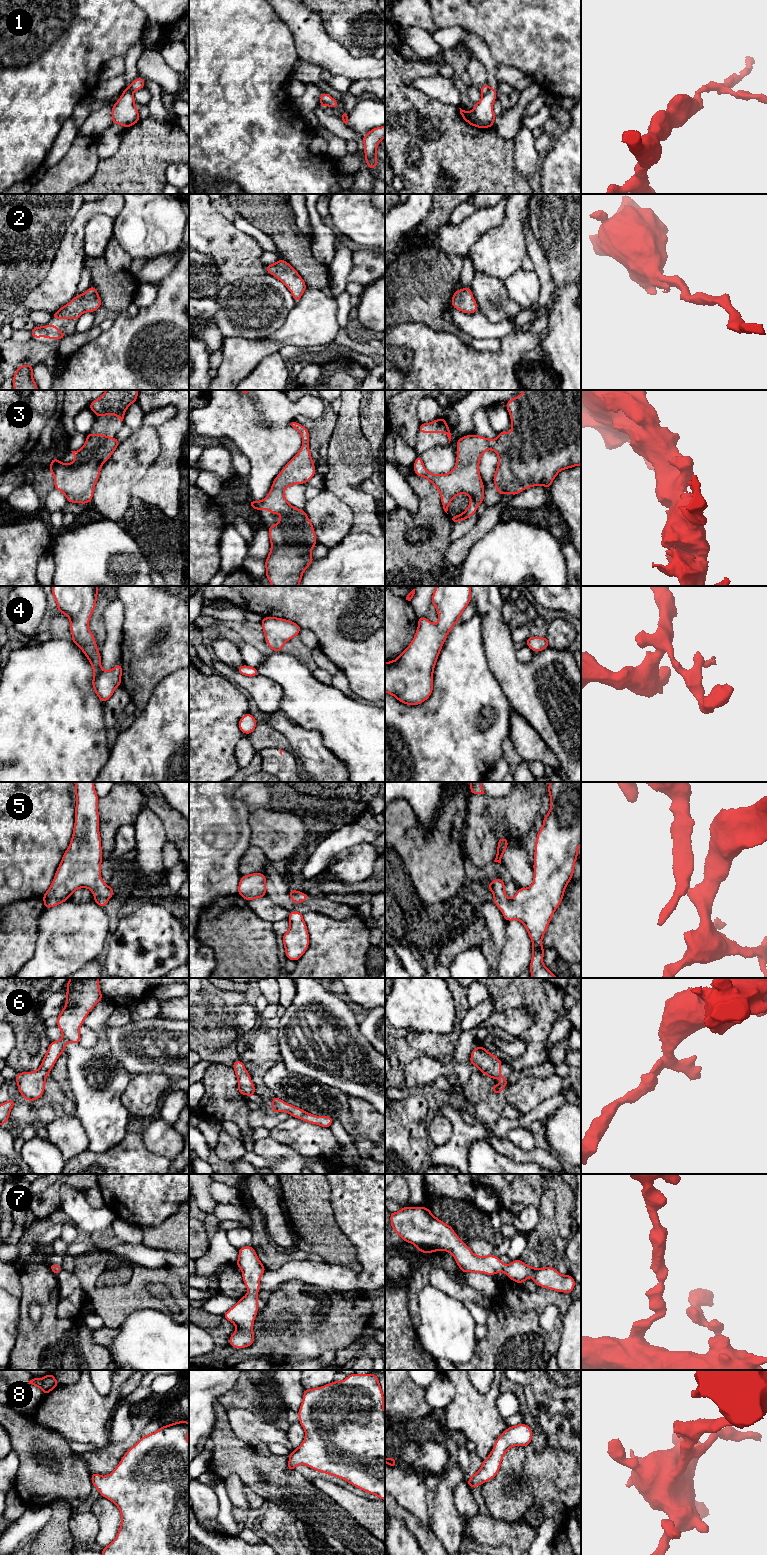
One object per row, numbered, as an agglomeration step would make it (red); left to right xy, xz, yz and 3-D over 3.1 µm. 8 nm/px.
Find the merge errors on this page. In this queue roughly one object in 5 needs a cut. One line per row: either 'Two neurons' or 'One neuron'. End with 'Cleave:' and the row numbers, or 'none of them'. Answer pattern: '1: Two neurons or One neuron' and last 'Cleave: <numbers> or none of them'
1: Two neurons
2: One neuron
3: One neuron
4: One neuron
5: One neuron
6: One neuron
7: One neuron
8: One neuron
Cleave: 1

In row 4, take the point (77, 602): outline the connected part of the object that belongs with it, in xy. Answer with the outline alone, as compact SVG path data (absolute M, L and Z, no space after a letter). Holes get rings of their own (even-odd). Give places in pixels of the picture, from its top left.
M52 586L58 612L70 620L71 640L82 650L93 668L93 689L100 701L105 702L122 684L122 666L119 663L109 671L102 669L94 634L88 629L98 592L97 586Z

